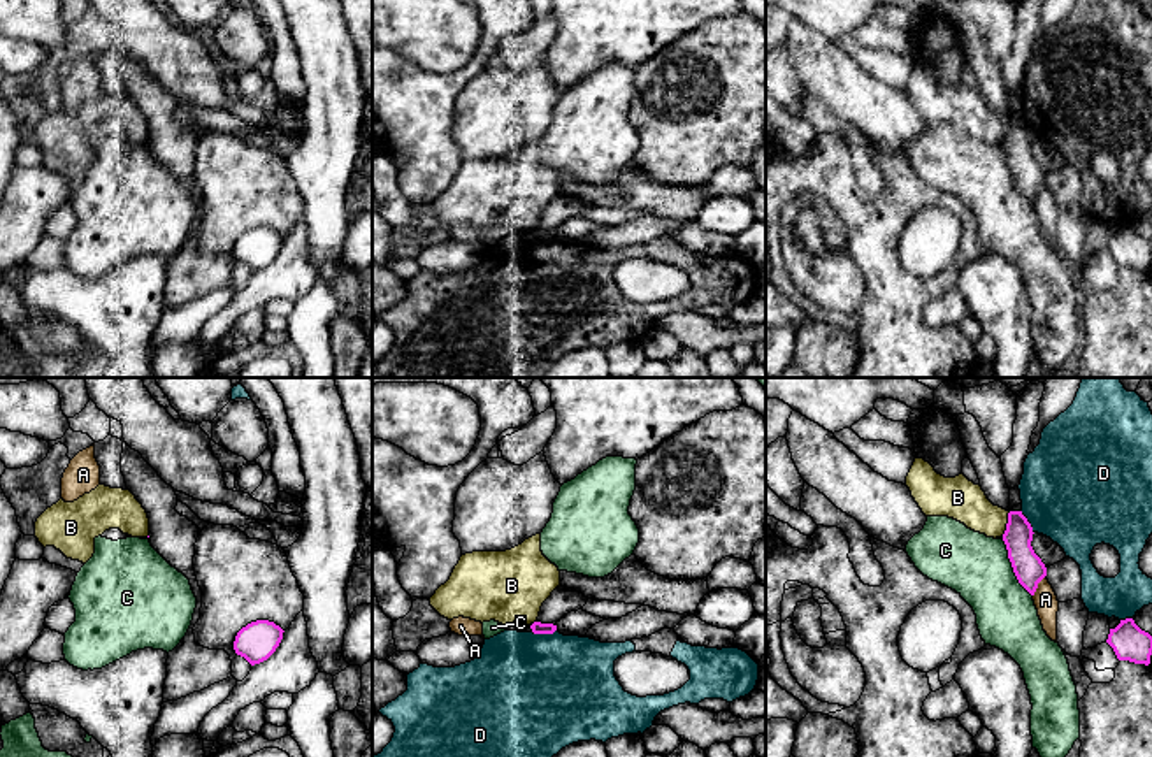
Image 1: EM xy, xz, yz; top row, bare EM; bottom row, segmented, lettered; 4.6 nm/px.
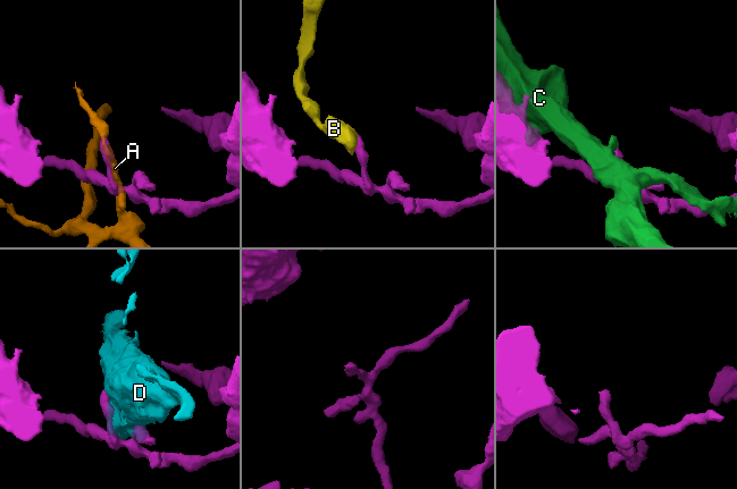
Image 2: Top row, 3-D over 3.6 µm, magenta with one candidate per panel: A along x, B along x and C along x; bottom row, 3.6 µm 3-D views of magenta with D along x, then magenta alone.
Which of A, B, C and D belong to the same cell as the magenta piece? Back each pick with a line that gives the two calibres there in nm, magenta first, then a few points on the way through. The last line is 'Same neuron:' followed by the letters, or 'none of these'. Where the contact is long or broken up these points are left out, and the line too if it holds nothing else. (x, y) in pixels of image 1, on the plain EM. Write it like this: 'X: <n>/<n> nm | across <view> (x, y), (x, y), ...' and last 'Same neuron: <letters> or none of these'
Same neuron: none of these

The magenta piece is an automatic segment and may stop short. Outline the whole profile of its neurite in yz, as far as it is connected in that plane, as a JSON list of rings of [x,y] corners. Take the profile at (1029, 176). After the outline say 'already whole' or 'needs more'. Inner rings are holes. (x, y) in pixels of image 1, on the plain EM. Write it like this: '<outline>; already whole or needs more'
[[[1010,118],[1003,148],[1008,156],[1013,179],[1019,190],[1034,202],[1038,190],[1047,183],[1047,174],[1041,165],[1034,160],[1033,133],[1022,118]]]; already whole

